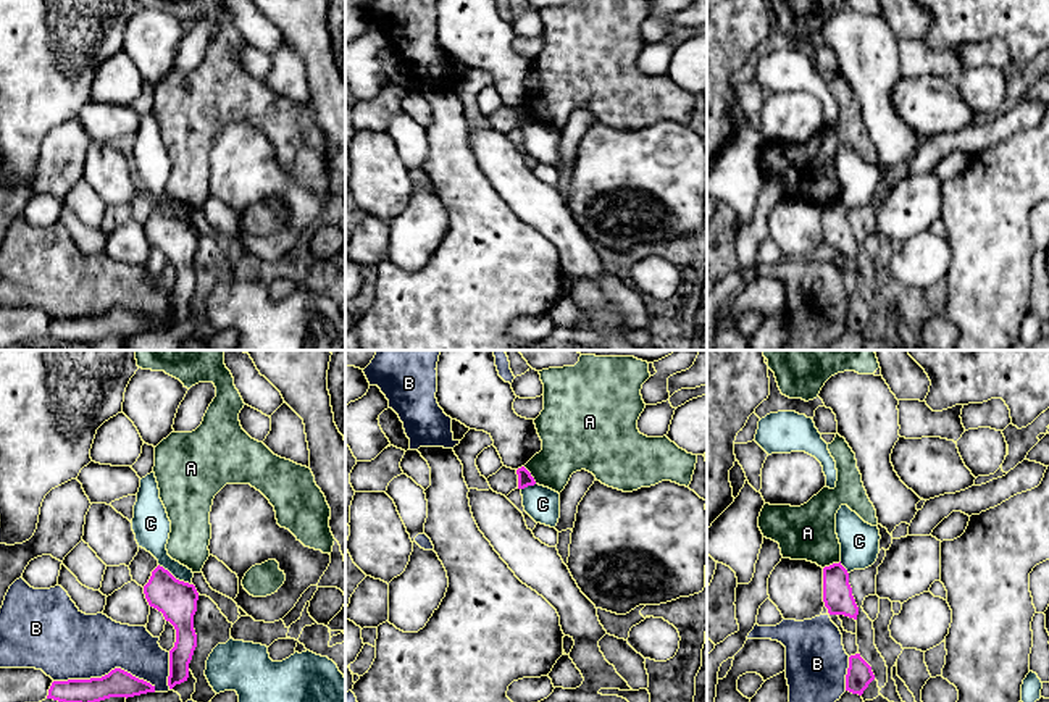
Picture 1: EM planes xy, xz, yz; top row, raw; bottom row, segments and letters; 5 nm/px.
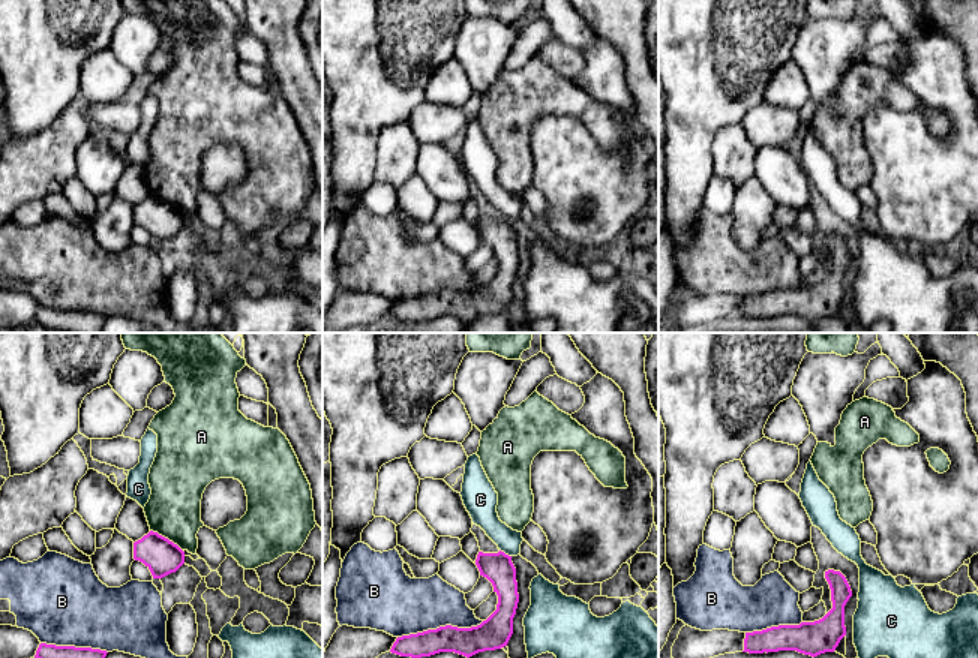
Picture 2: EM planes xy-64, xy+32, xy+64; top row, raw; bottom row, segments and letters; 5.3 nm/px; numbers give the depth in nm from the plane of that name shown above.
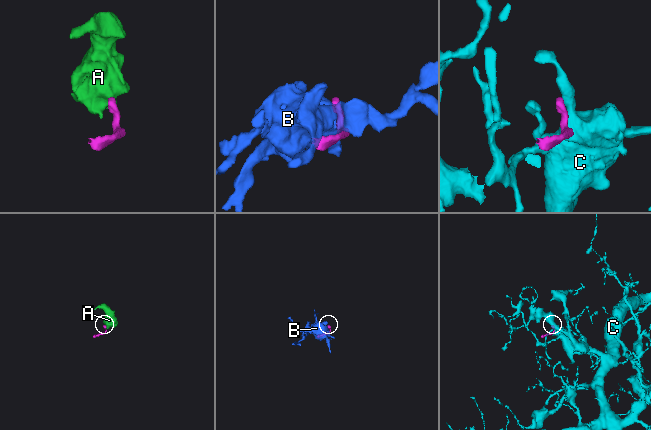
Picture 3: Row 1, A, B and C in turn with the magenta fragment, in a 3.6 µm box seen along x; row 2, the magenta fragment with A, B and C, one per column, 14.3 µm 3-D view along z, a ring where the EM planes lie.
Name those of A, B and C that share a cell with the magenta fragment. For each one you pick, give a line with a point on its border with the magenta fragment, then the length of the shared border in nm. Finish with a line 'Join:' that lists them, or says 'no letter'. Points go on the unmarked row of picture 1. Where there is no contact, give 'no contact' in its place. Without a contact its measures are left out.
Join: no letter

